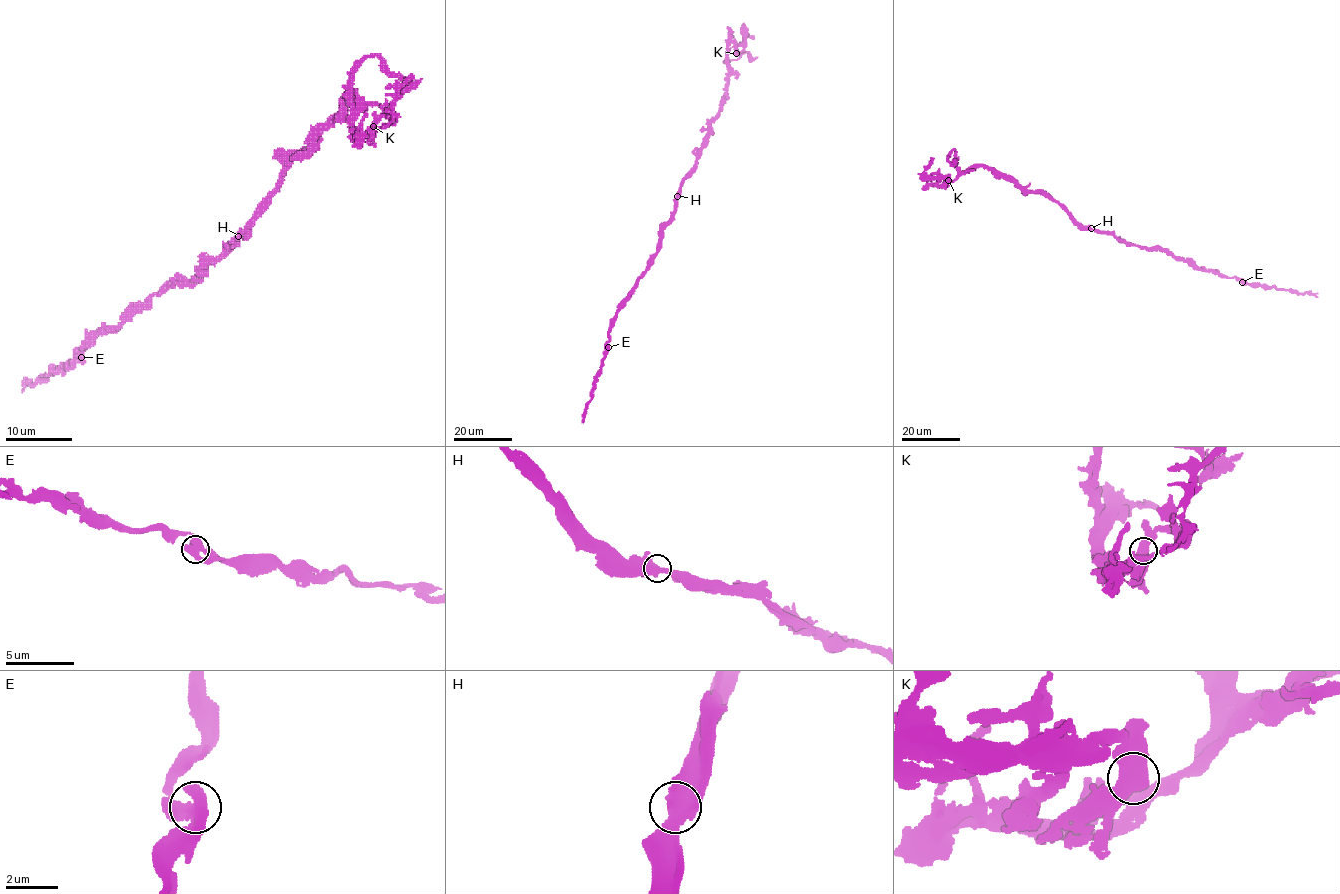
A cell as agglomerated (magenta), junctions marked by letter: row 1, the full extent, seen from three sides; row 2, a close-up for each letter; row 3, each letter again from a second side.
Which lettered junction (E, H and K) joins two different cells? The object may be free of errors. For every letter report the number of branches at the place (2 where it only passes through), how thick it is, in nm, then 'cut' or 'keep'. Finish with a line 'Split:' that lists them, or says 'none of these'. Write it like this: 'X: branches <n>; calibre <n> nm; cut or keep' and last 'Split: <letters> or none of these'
E: branches 2; calibre 600 nm; keep
H: branches 2; calibre 600 nm; keep
K: branches 2; calibre 600 nm; keep
Split: none of these

